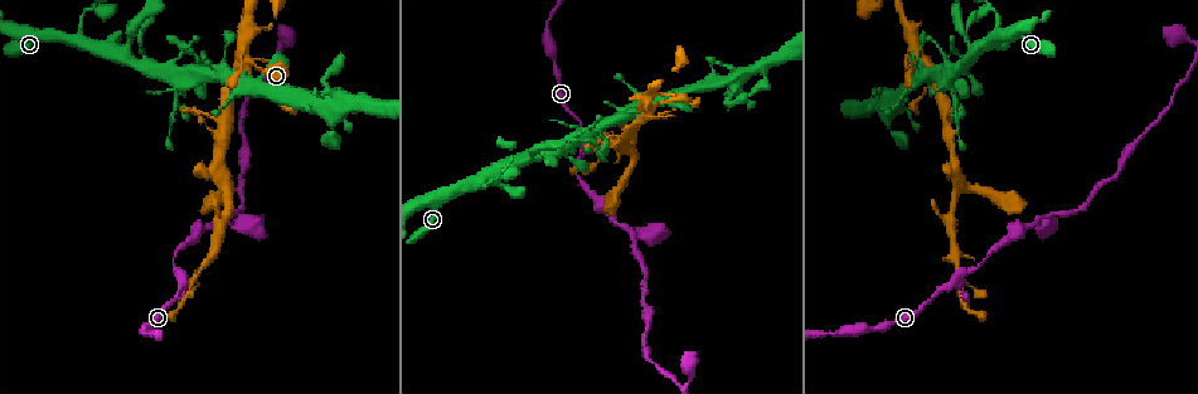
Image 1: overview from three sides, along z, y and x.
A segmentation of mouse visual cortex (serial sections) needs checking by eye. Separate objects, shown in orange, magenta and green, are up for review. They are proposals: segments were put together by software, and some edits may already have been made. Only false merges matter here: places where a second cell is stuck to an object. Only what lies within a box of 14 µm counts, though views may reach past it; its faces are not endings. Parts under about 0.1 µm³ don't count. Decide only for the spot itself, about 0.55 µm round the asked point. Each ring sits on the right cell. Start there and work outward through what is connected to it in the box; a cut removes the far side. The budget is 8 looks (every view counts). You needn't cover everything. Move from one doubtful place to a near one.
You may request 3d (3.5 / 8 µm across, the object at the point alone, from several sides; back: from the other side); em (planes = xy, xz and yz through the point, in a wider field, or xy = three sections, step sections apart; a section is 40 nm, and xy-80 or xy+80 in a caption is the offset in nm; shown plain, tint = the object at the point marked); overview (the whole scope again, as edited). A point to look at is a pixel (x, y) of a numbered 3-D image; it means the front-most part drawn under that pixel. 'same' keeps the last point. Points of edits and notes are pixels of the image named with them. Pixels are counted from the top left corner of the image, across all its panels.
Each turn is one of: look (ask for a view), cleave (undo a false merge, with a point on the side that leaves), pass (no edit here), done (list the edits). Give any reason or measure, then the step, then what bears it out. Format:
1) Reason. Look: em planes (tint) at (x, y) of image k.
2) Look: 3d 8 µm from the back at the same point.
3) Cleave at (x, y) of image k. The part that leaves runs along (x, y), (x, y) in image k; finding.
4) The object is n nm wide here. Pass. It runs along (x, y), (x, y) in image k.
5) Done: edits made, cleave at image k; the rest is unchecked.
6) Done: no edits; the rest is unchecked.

Small branch off a trunk. Look: 3d 3.5 µm at (926, 63) of image 1.

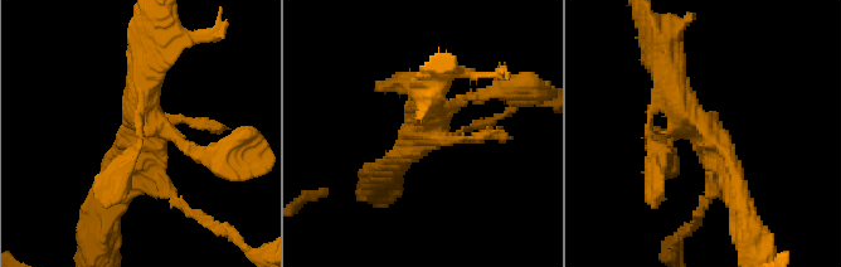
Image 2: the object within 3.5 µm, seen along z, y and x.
Look: em xy step 5 (plain) at (152, 122) of image 2.

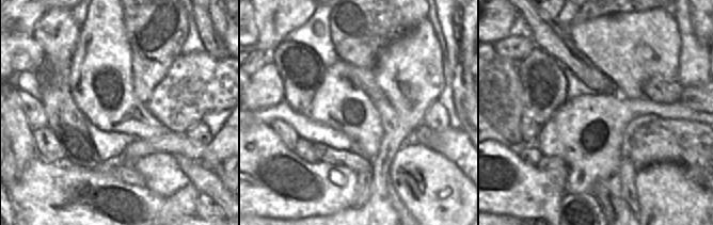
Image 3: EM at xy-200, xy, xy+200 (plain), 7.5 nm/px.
Where the object lies. Look: em xy step 5 (tint) at the same point.

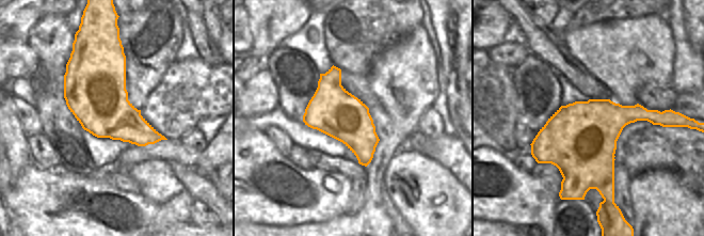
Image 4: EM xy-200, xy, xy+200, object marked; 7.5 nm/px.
Pass. It runs along (501, 90), (455, 102), (397, 160) in image 2; all the same cell.

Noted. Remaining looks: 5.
Abrupt turn. Look: 3d 3.5 µm at (581, 137) of image 1.

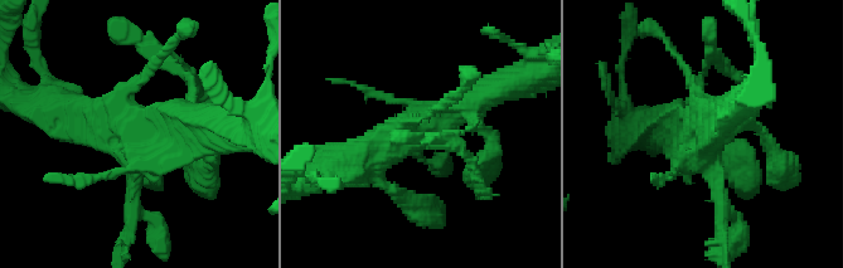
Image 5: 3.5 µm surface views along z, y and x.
Look: em xy step 1 (tint) at (142, 132) of image 5.

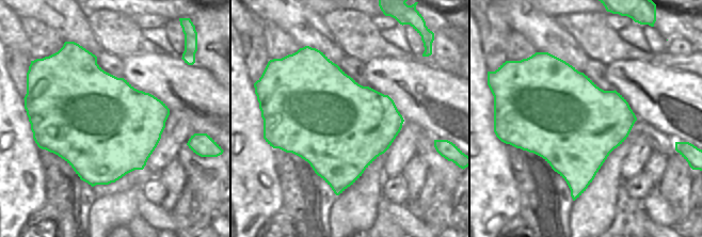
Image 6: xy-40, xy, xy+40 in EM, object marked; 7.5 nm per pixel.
Pass. It runs along (353, 156), (439, 125), (497, 89) in image 5; continuous, no second cell.

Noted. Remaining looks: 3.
Look: 3d 3.5 µm at (626, 226) of image 1.

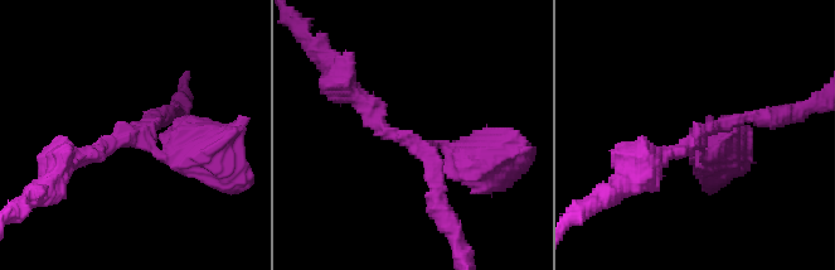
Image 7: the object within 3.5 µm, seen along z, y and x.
3 arms meet here; the arms are 200, 200, 350 nm wide; need the tissue. Look: em xy step 2 (tint) at (129, 133) of image 7.

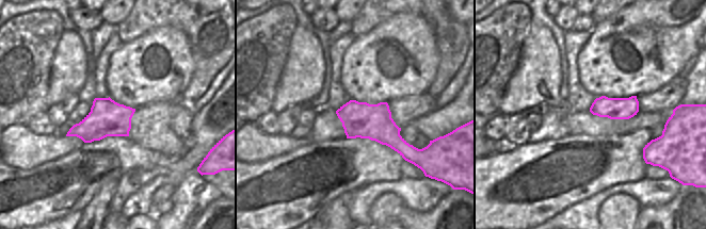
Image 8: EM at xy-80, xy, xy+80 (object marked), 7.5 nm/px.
Pass. It runs along (350, 92), (427, 157), (440, 212) in image 7; continuous, no second cell.

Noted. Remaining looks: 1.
Done: no edits; the rest is unchecked.

